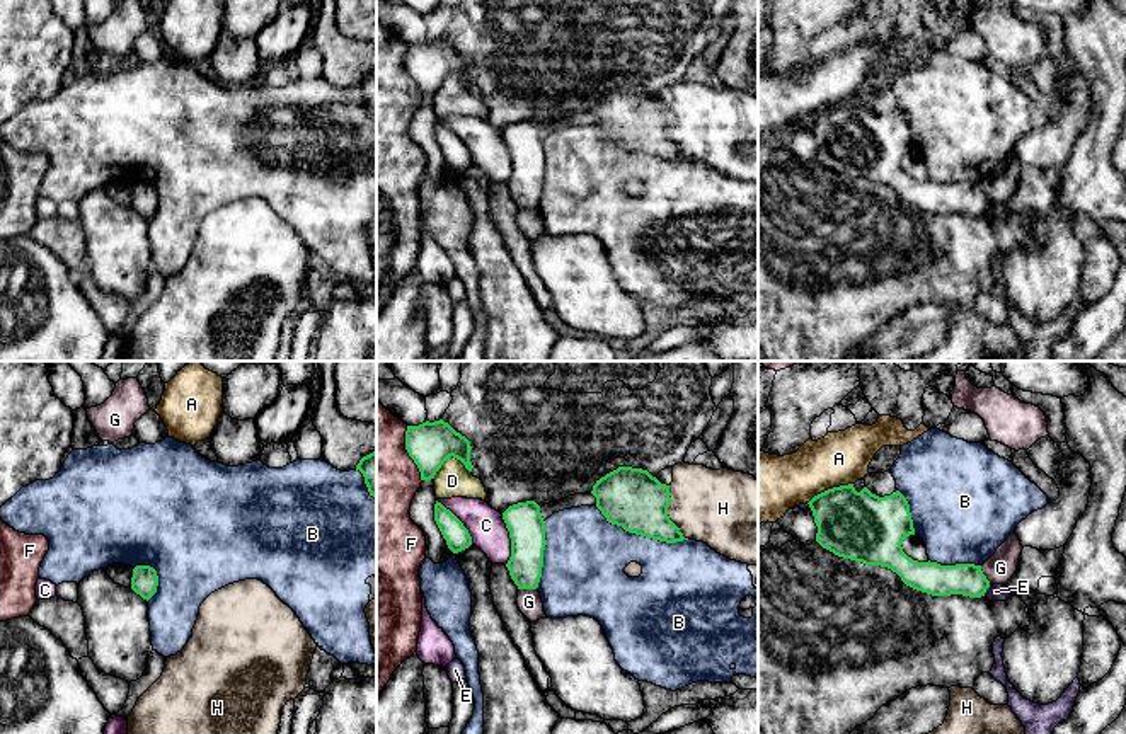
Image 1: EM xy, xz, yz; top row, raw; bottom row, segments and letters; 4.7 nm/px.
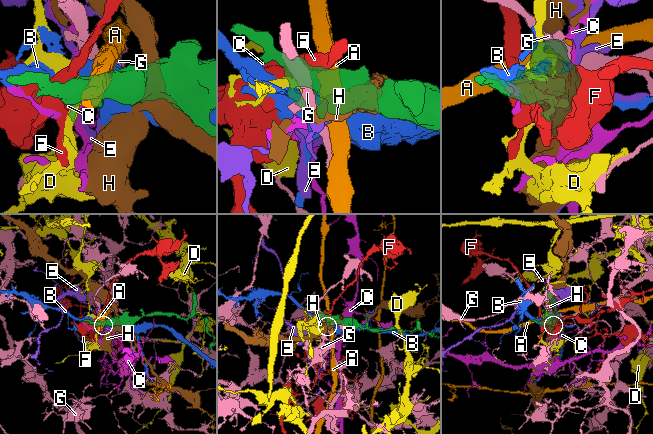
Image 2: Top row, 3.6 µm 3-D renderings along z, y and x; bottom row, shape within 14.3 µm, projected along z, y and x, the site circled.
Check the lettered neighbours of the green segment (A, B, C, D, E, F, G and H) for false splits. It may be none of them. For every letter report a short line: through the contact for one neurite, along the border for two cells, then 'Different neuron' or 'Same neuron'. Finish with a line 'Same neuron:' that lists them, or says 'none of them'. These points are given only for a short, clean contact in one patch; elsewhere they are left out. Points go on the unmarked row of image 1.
A: Line: yz (852, 101), (828, 106), (808, 121). Different neuron
B: Different neuron
C: Different neuron
D: Different neuron
E: Line: yz (990, 203), (983, 213). Different neuron
F: Different neuron
G: Line: yz (980, 184), (990, 201). Different neuron
H: Different neuron
Same neuron: none of them

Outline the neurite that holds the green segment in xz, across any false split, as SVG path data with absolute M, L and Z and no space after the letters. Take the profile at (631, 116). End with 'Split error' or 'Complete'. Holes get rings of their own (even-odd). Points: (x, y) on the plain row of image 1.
M618 85L593 104L596 126L608 141L646 157L676 162L688 158L669 138L669 104L647 89Z. Complete

